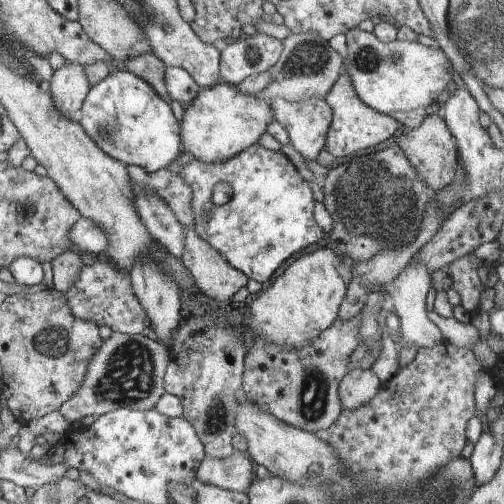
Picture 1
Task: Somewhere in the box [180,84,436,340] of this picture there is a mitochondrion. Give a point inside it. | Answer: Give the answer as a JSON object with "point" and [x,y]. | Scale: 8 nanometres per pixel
{"point":[375,199]}

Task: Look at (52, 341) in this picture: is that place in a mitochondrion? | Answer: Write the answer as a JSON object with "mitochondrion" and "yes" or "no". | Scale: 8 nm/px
{"mitochondrion":"yes"}

